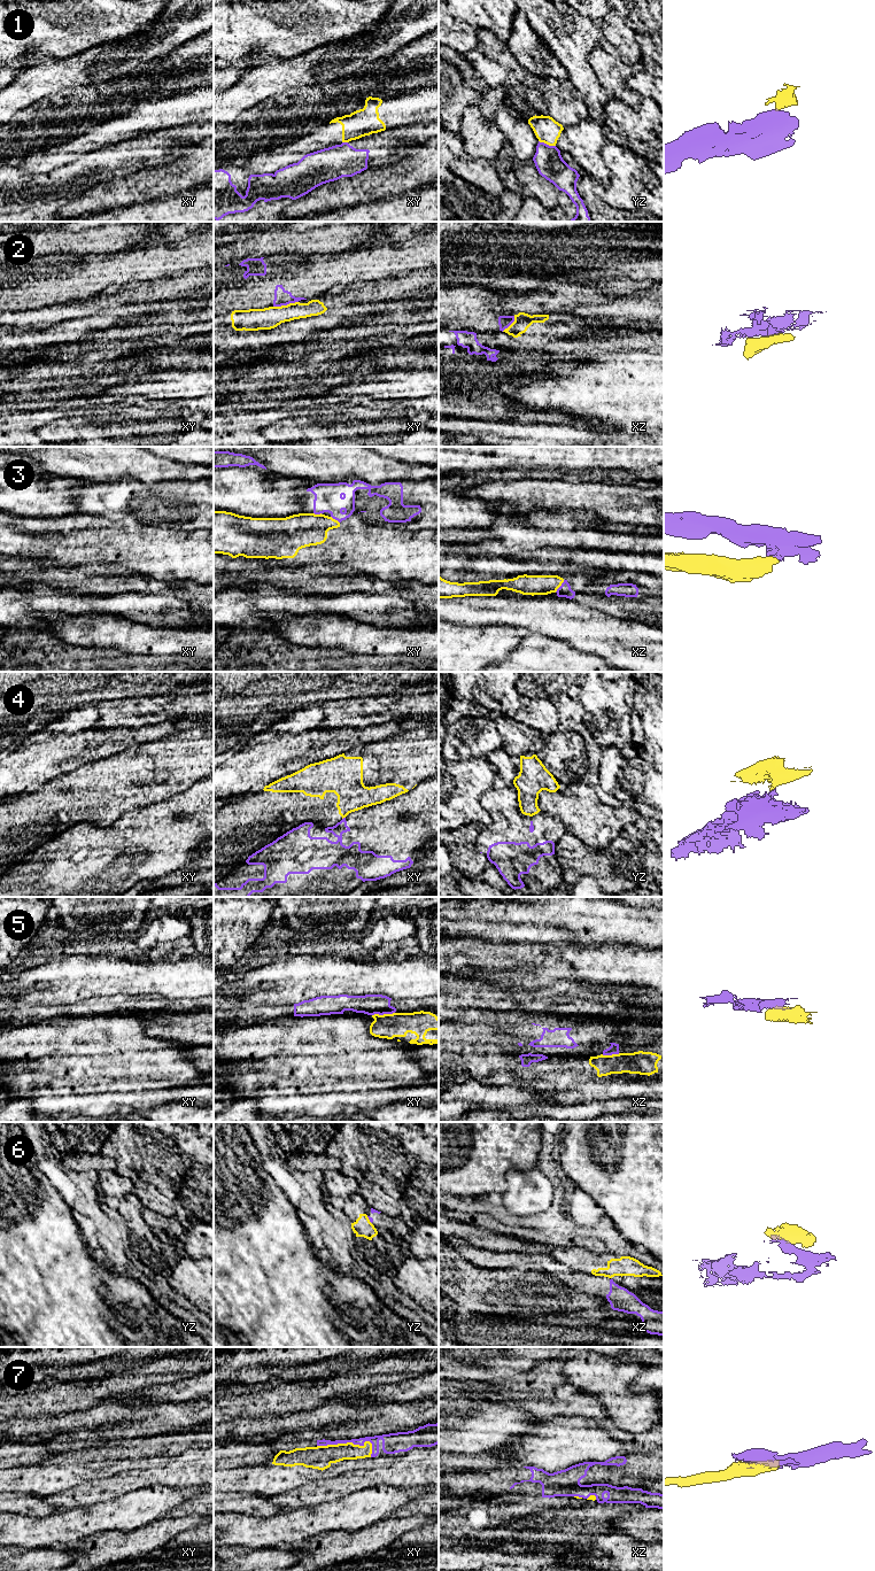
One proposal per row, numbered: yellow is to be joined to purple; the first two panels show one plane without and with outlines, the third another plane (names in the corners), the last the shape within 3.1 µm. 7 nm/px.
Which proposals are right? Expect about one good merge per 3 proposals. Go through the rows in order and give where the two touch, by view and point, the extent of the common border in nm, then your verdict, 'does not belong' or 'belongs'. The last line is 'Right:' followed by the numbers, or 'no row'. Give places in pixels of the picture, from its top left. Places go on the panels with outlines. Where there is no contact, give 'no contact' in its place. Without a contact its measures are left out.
1: meets purple in yz at (546, 144); contact 130 nm long; does not belong
2: meets purple in xy at (285, 304); contact 180 nm long; does not belong
3: meets purple in xz at (560, 586); contact 110 nm long; does not belong
4: meets purple in xy at (343, 818); contact 30 nm long; does not belong
5: meets purple in xy at (382, 1014); contact 160 nm long; does not belong
6: meets purple in yz at (369, 1219); contact 70 nm long; does not belong
7: meets purple in xy at (349, 1441); contact 400 nm long; belongs
Right: 7

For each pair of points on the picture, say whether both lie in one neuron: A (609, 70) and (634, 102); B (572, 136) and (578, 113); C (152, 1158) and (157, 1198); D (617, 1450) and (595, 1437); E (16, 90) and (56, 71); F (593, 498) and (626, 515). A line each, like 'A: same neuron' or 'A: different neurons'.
A: same neuron
B: different neurons
C: same neuron
D: same neuron
E: same neuron
F: same neuron

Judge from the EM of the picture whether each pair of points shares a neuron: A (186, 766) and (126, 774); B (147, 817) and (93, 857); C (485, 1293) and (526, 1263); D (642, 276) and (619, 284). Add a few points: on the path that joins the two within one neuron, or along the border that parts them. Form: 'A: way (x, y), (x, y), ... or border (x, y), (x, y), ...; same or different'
A: way (171, 766), (154, 766), (141, 774); same
B: way (134, 830), (107, 857); same
C: border (517, 1268), (544, 1272); different
D: way (636, 275), (626, 275), (622, 278); same

